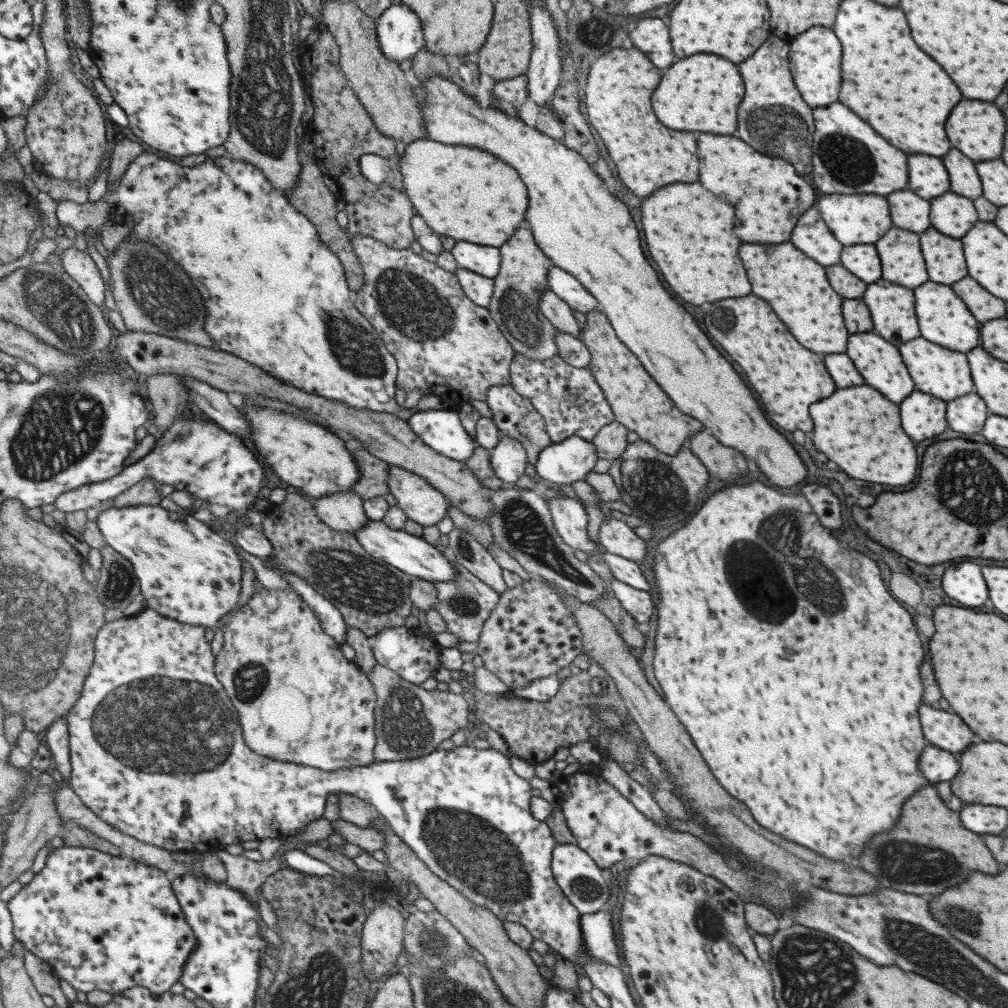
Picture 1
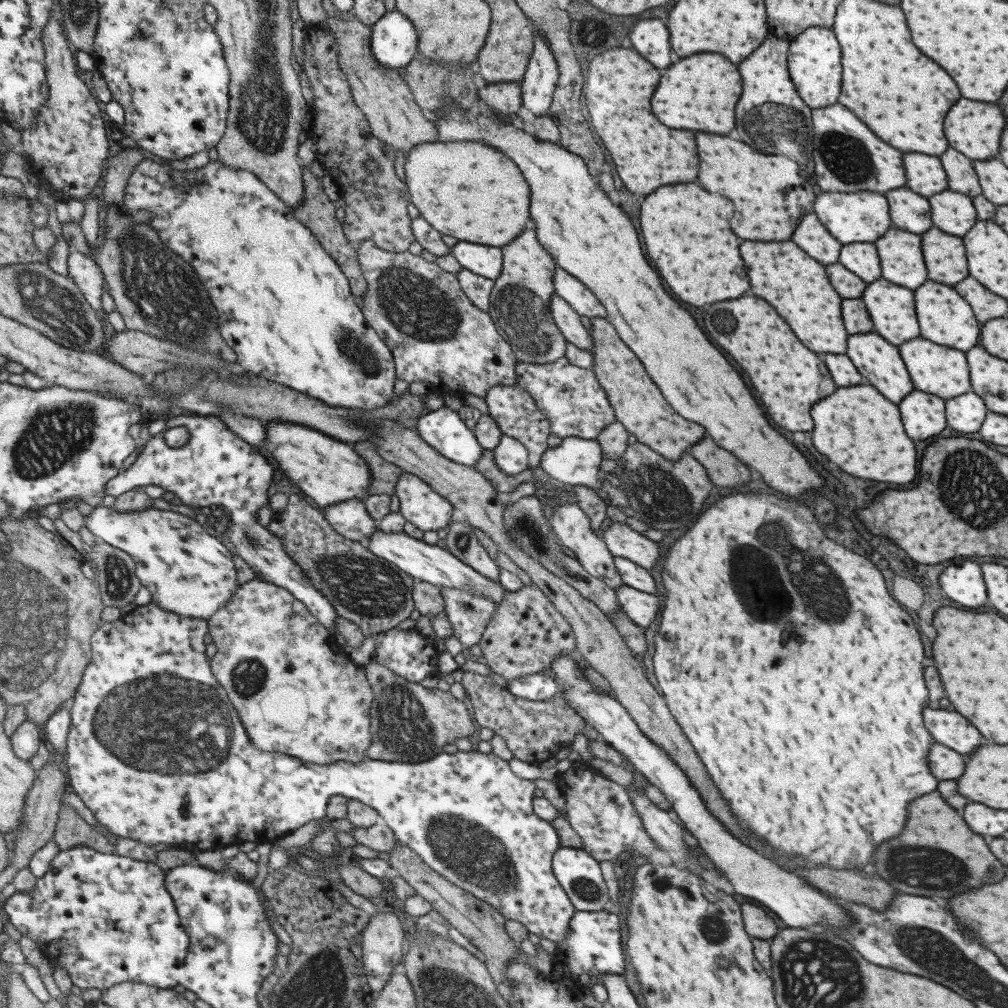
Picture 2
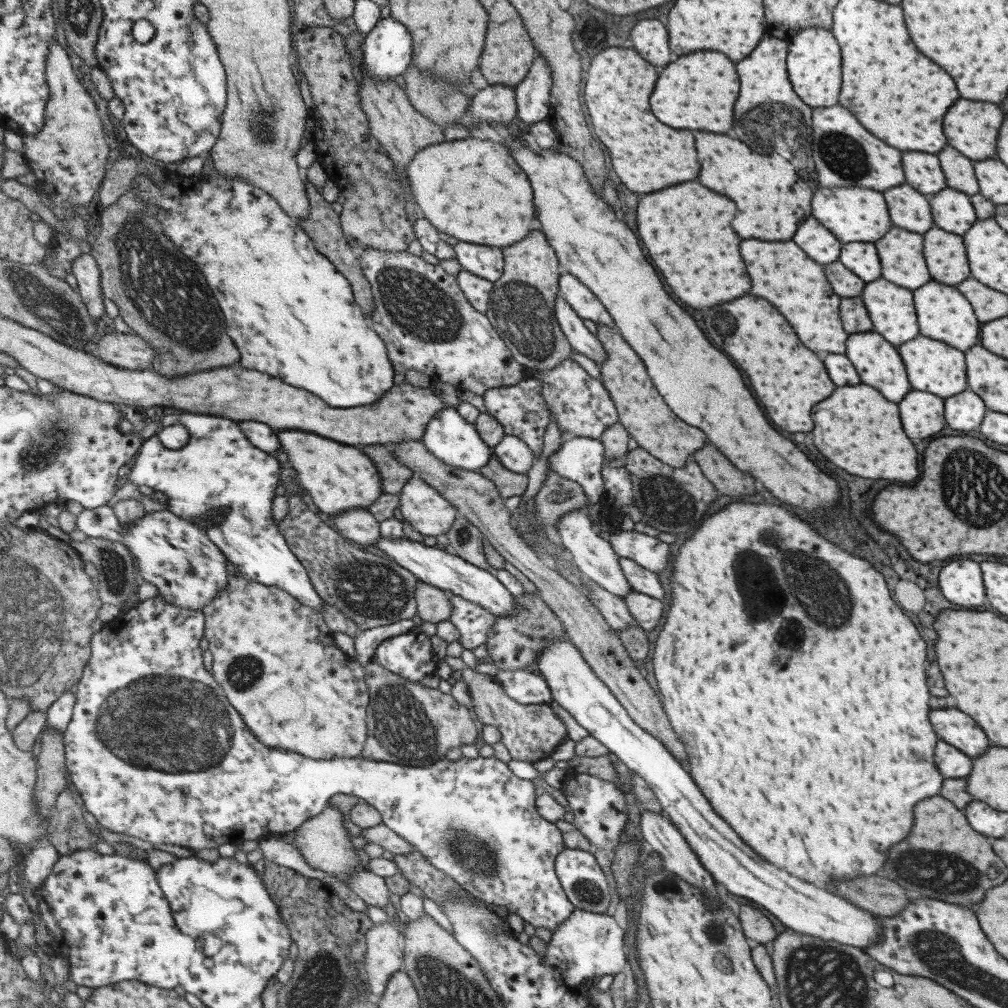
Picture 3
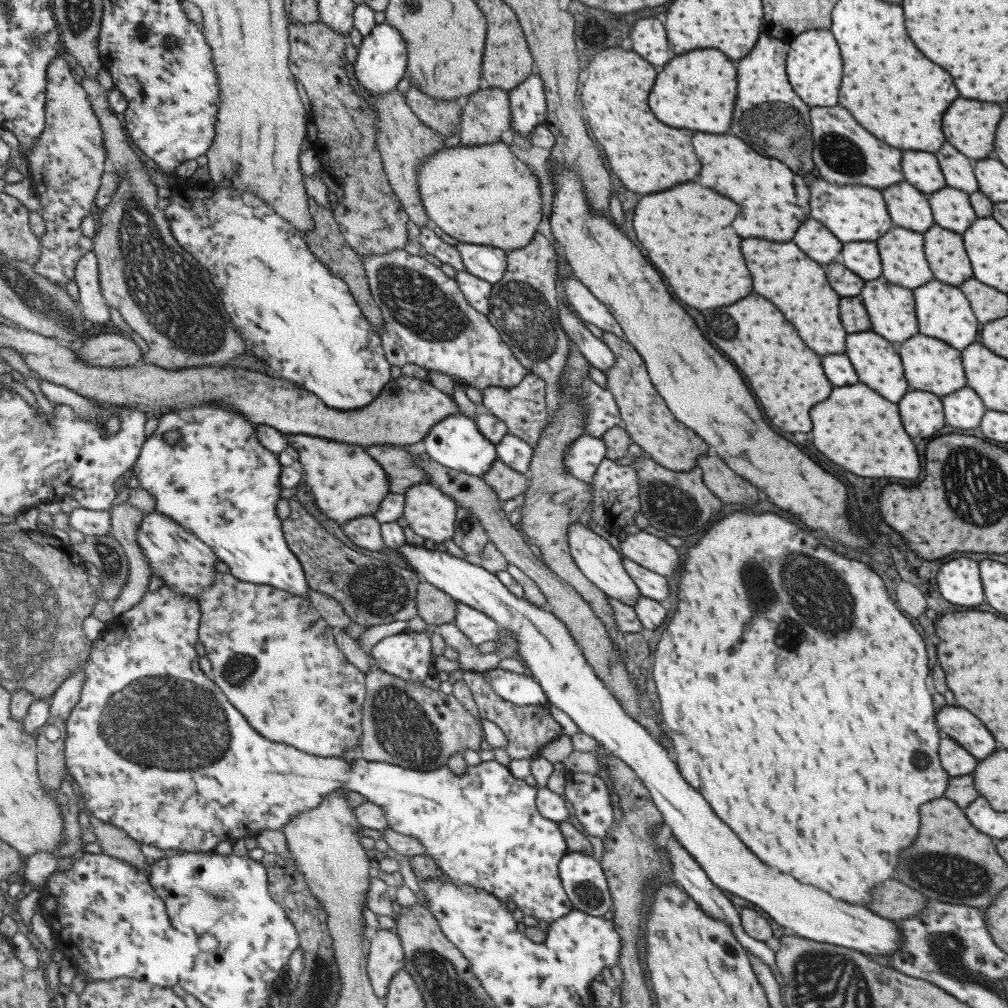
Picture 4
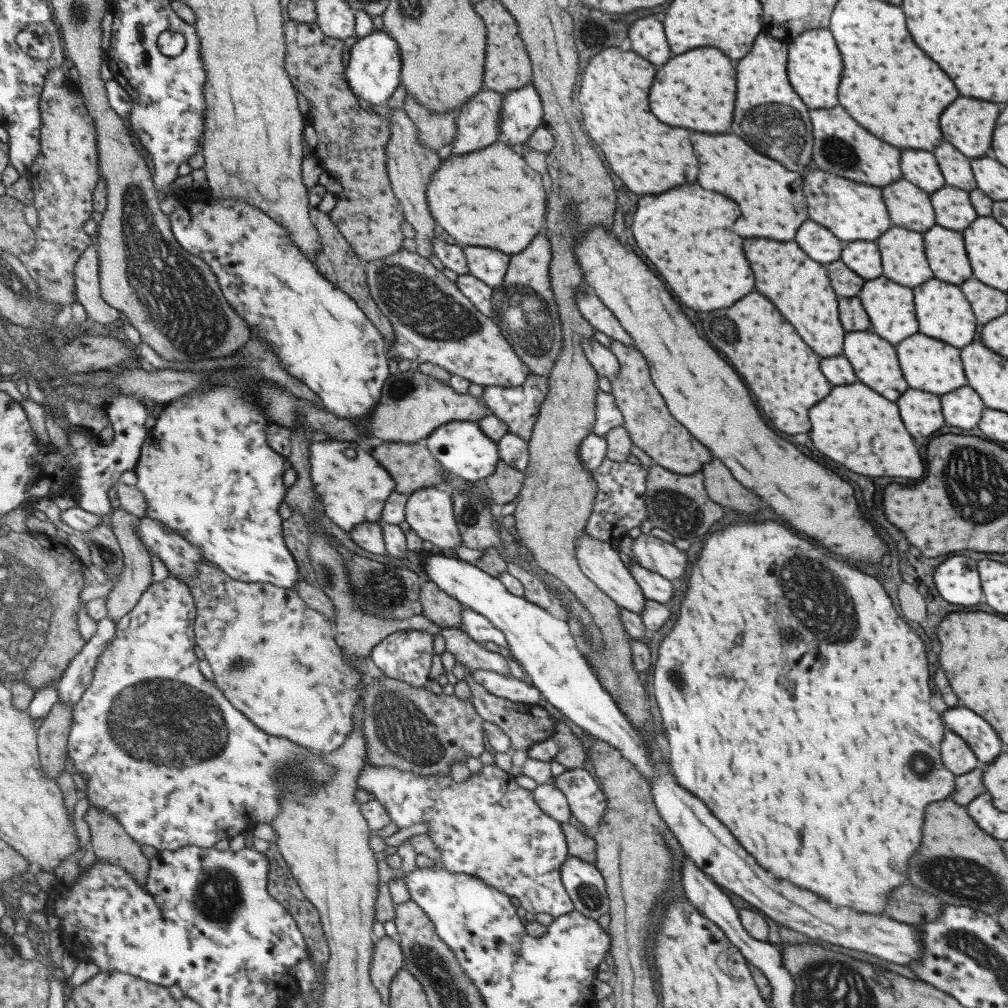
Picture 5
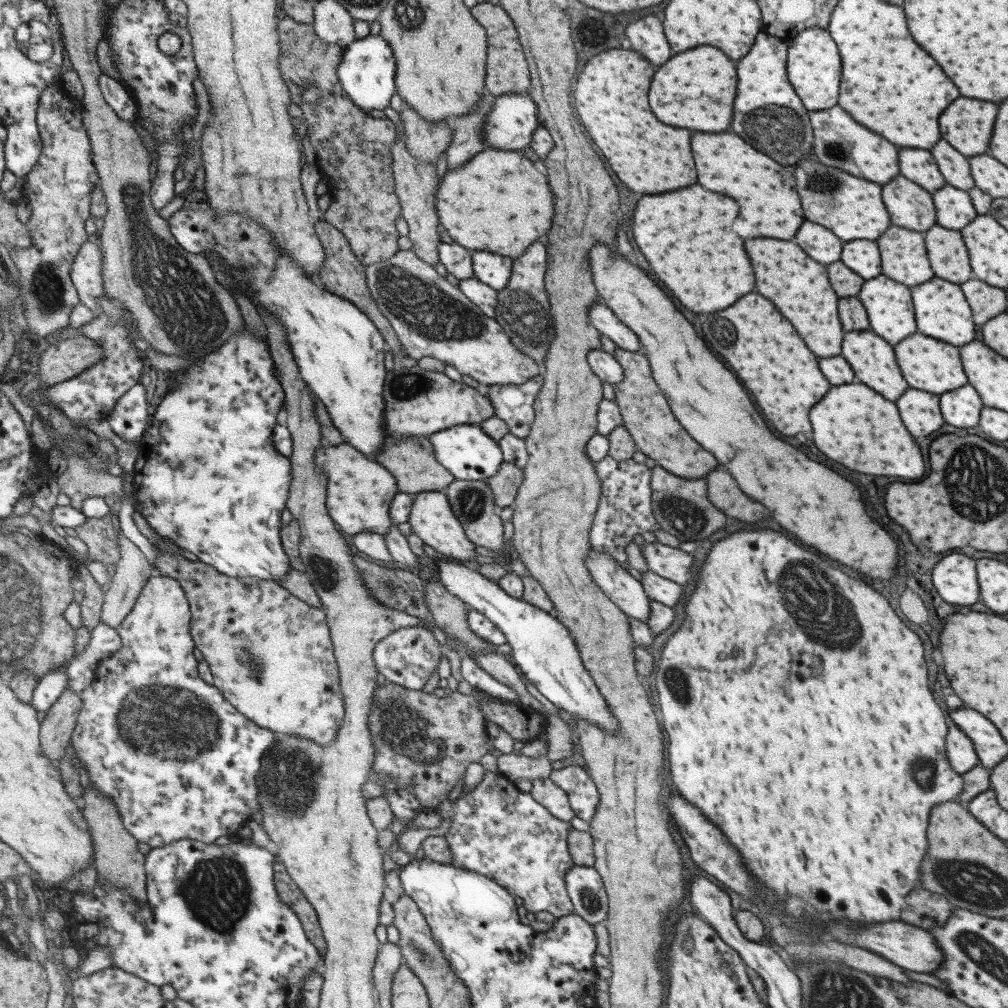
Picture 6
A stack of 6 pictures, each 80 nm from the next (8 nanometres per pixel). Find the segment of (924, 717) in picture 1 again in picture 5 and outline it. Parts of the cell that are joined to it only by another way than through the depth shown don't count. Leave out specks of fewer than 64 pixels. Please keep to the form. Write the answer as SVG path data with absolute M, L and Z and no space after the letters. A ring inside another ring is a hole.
M949 708L943 714L945 730L954 732L971 748L979 762L991 762L1001 754L1001 742L991 730L991 726L967 708Z

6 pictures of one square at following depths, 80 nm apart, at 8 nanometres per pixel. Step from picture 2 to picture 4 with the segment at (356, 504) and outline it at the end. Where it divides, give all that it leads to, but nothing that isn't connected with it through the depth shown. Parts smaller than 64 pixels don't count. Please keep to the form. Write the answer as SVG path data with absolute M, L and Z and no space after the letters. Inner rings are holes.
M373 515L349 520L341 526L341 529L353 543L361 548L378 551L387 547L382 535L382 523Z

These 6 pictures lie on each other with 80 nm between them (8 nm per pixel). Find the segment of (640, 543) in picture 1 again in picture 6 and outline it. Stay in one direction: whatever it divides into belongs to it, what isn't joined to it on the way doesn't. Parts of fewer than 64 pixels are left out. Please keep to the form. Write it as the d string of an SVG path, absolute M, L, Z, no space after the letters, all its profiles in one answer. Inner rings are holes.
M659 541L645 543L644 546L640 546L640 552L647 568L657 576L681 586L691 582L691 553L681 551L678 547L663 545Z

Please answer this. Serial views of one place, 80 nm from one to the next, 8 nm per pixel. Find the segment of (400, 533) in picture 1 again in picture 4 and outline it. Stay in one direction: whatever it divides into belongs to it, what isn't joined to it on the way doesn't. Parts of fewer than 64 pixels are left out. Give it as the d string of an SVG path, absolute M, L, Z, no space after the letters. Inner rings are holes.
M409 543L400 546L397 551L423 581L444 590L459 603L479 609L495 620L498 628L509 631L517 644L518 660L525 663L530 676L543 690L546 705L553 704L565 712L580 732L594 738L606 752L631 768L648 790L663 824L716 887L757 906L779 926L793 930L801 938L881 956L892 955L900 949L900 932L894 921L861 906L835 900L828 892L801 884L791 875L775 872L775 868L757 860L711 810L699 792L680 775L670 749L663 748L657 740L653 741L647 731L621 709L584 660L565 625L553 614L515 596L494 573L476 561Z

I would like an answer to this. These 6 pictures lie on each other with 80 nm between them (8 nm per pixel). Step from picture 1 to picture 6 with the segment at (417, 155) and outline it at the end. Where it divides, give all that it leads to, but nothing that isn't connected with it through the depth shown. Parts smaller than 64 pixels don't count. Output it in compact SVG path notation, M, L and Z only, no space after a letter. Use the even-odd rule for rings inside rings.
M484 148L475 158L469 160L467 166L449 170L445 178L440 182L437 192L437 209L439 219L444 228L447 228L455 243L472 250L489 250L504 257L514 259L525 252L525 248L541 238L549 226L553 216L553 204L551 204L551 192L547 188L545 176L539 174L527 158L523 158L517 152L507 150L495 150Z

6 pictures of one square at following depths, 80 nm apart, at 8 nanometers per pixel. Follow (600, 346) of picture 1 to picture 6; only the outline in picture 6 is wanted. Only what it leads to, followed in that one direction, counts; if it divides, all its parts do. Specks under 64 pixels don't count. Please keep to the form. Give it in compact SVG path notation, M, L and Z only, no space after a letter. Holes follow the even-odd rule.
M615 347L612 356L622 368L622 379L613 385L614 403L622 419L622 425L631 435L637 450L645 454L646 458L654 460L655 464L667 472L684 479L699 479L709 470L717 466L717 460L705 452L699 444L695 444L687 432L677 424L669 406L665 404L663 394L659 392L657 384L651 380L648 360L641 352L629 352Z

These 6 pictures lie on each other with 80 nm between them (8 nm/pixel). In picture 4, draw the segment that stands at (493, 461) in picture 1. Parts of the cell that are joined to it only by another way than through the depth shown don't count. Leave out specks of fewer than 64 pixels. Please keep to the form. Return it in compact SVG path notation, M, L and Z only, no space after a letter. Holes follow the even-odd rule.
M505 433L499 442L494 445L496 458L515 472L528 473L532 457L532 448L517 436Z

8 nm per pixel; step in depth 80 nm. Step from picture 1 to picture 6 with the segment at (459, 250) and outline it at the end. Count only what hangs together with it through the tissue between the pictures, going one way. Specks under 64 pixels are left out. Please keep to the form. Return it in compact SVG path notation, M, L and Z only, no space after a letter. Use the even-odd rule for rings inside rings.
M473 250L472 261L474 264L475 277L496 291L506 286L511 276L512 259L483 250Z

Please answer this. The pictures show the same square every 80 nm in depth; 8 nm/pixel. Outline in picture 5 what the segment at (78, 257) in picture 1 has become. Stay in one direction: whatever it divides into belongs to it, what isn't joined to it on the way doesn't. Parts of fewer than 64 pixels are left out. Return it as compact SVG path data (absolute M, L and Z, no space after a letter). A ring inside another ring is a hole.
M95 243L82 254L75 272L77 300L84 307L88 319L108 326L125 319L120 310L102 297L100 256Z

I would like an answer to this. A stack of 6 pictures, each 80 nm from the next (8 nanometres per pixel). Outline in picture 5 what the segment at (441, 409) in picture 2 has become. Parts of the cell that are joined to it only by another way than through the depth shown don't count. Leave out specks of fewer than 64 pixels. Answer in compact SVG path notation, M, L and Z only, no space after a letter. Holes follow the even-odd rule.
M474 421L447 423L429 435L425 440L434 457L447 471L453 471L465 480L482 483L486 476L493 474L498 460L495 441L488 437L479 423Z

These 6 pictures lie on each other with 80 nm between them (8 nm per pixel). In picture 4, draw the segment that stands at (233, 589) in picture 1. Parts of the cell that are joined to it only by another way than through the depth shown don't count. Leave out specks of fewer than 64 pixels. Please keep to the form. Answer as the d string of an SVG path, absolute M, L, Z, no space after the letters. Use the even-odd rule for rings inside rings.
M79 507L70 513L73 528L85 536L105 536L113 531L112 509L96 511ZM154 511L144 516L138 530L138 543L142 546L146 559L152 568L152 574L159 576L163 584L170 586L178 594L197 598L206 588L214 584L217 572L218 554L204 540L201 540L190 528L185 528L179 521L173 520L166 514Z

